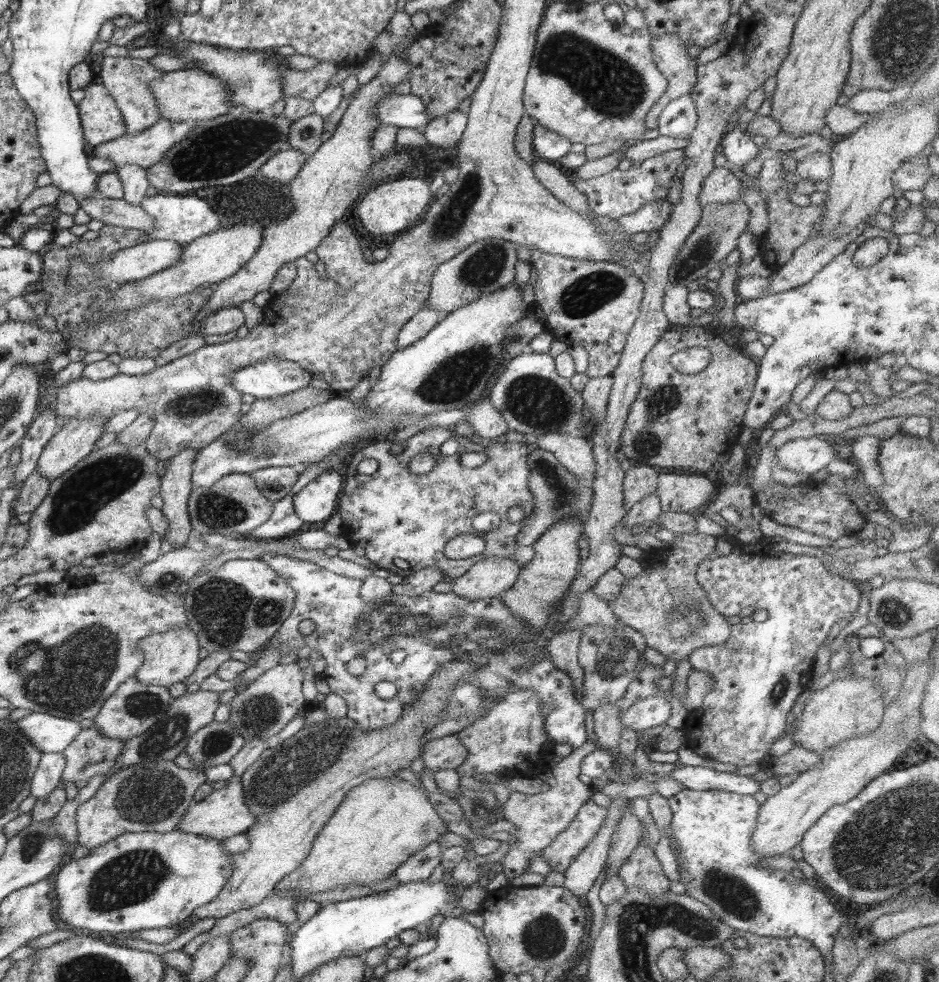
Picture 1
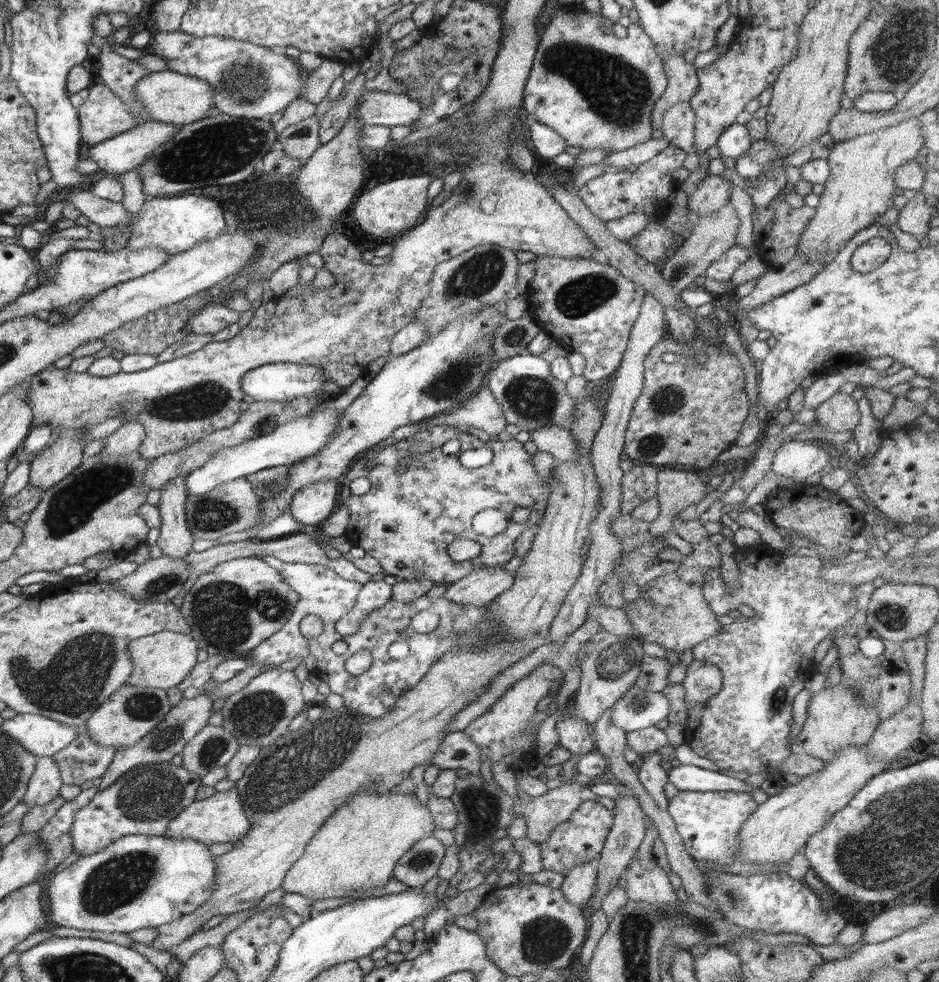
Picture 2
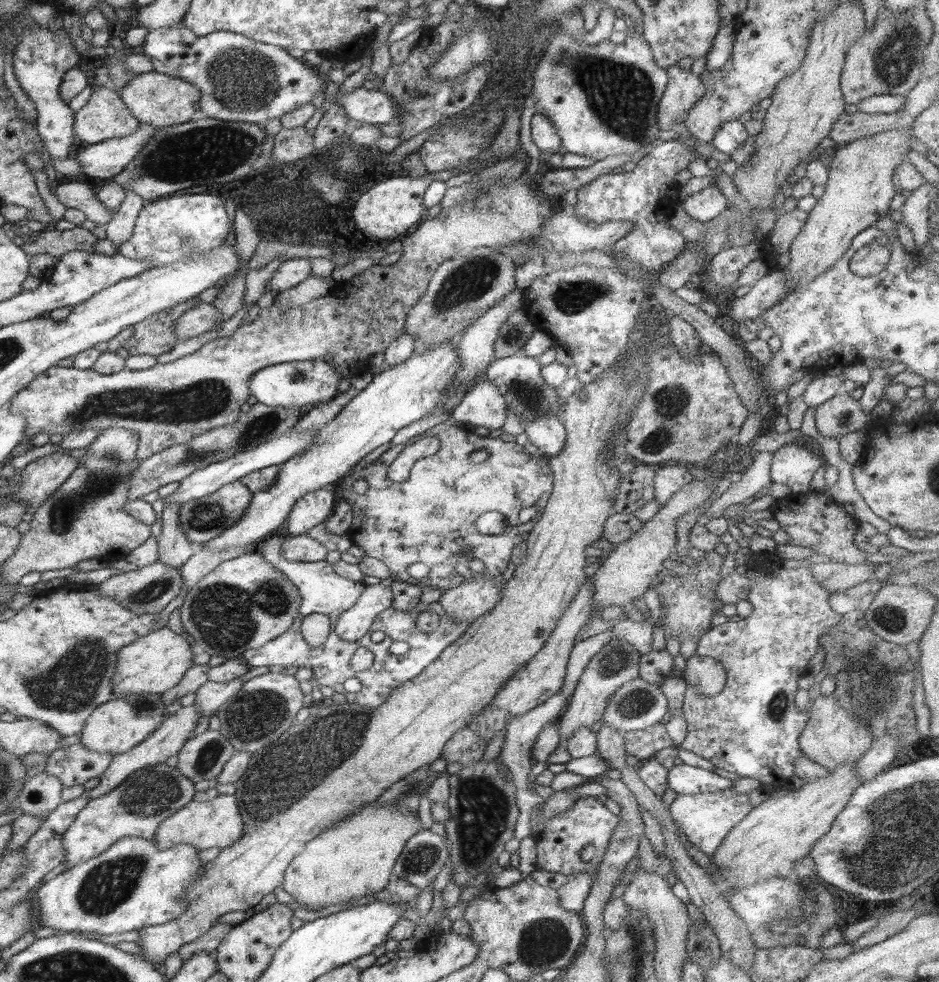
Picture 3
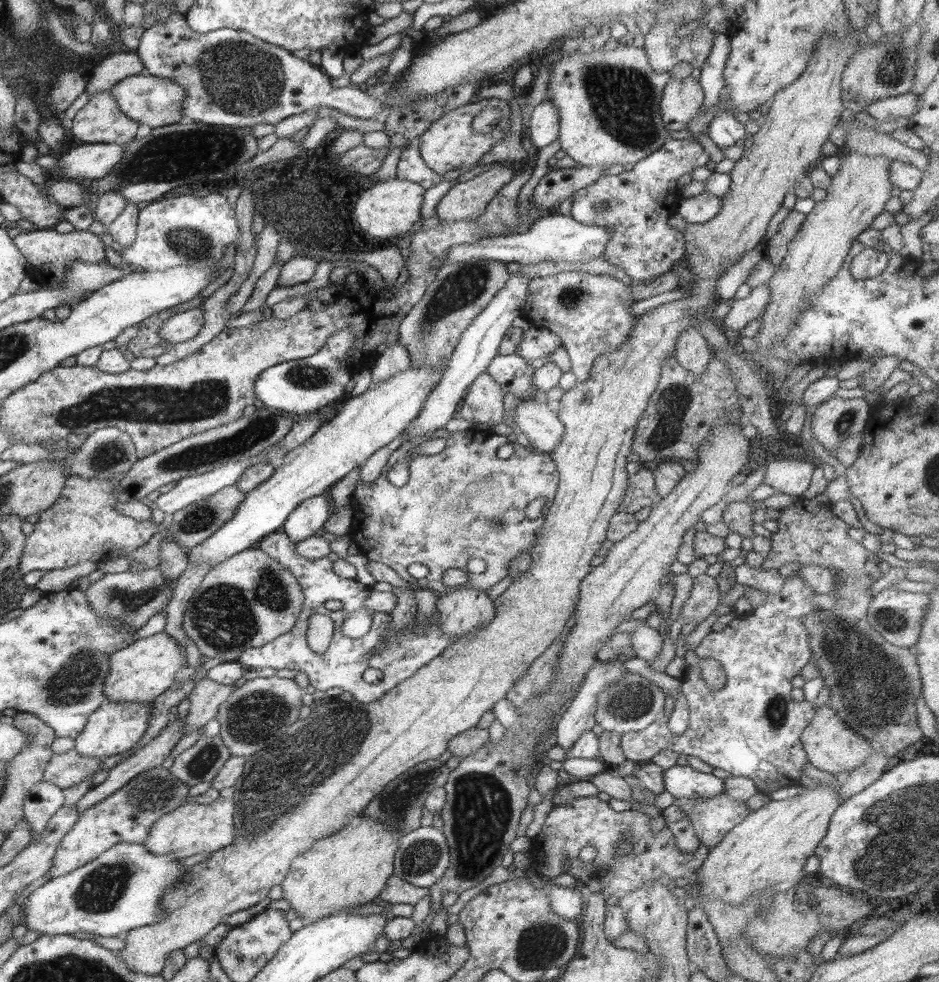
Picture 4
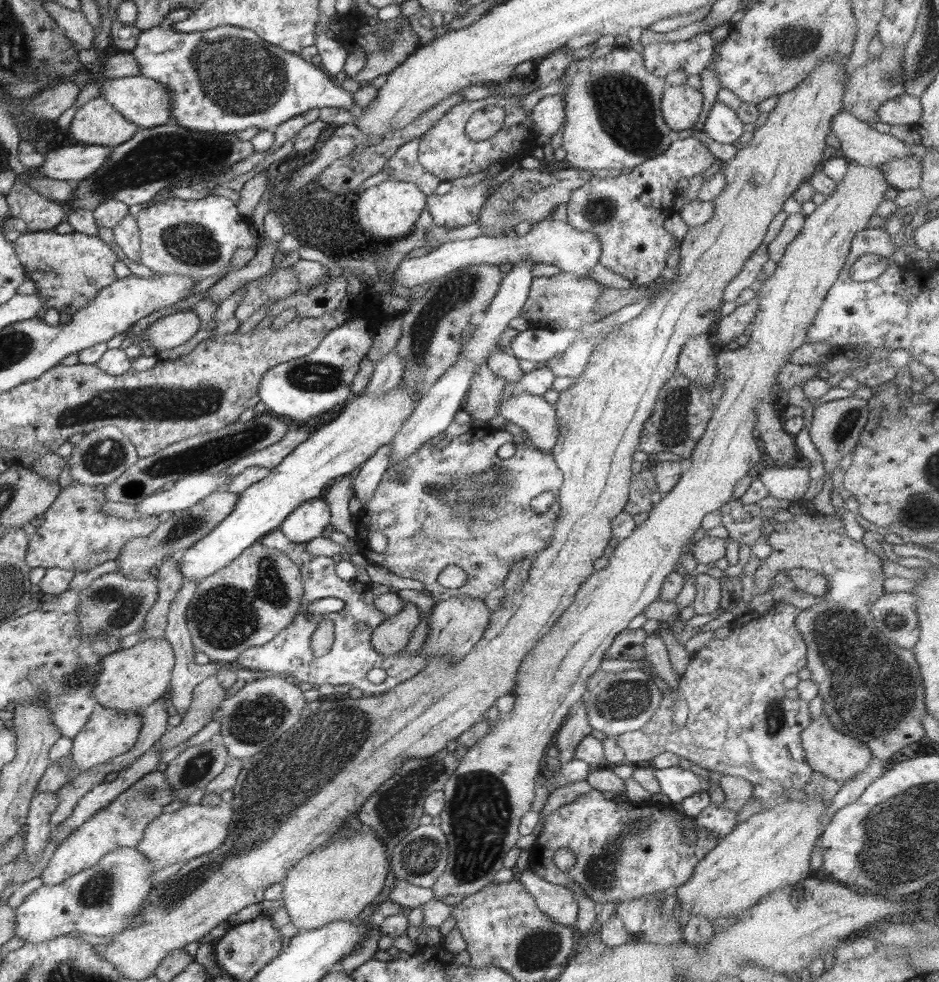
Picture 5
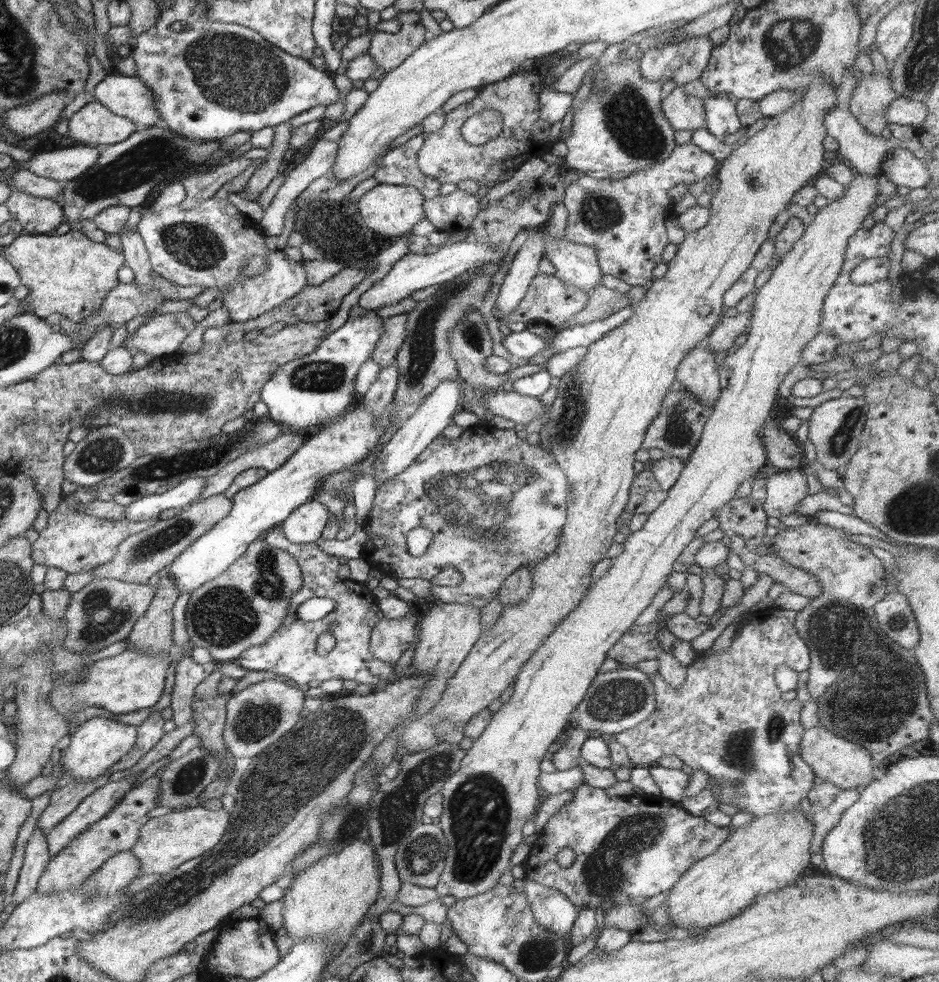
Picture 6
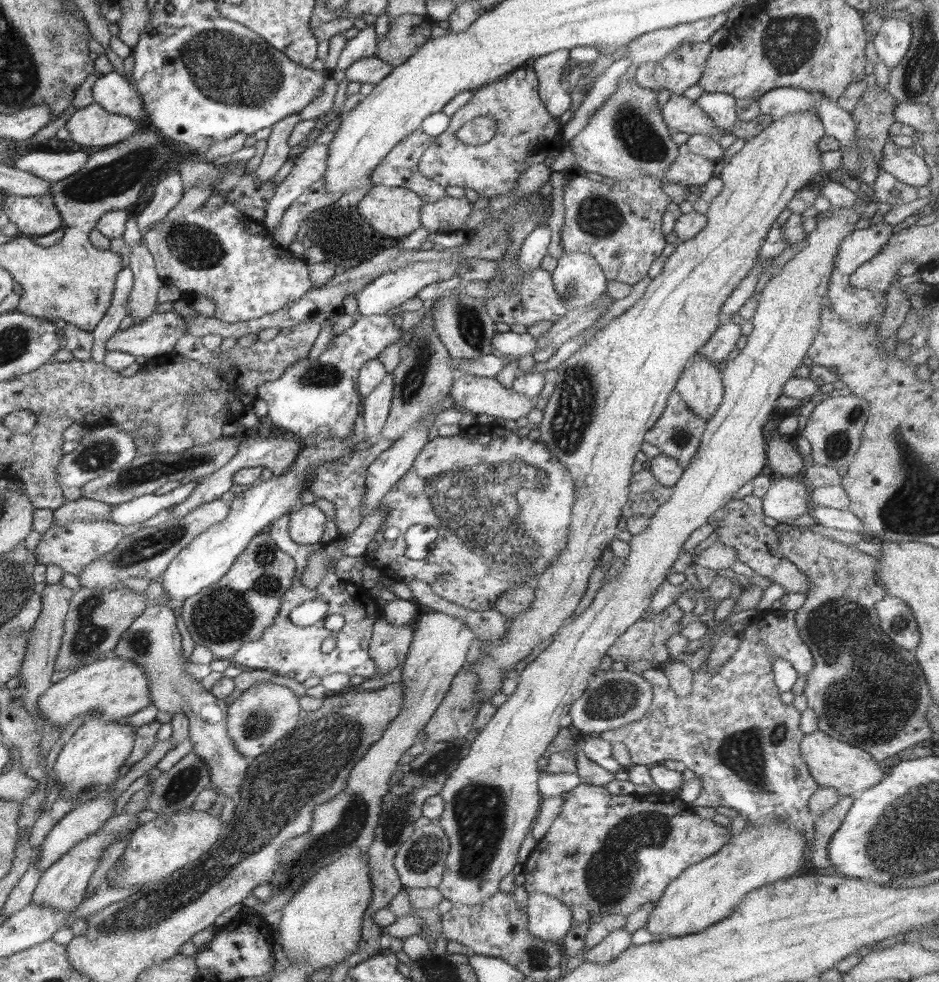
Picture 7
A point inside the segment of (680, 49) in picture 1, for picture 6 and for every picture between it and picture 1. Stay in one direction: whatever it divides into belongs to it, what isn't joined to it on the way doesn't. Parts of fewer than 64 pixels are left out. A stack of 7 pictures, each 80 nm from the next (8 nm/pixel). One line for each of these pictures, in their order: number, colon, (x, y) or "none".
2: (683, 84)
3: (684, 88)
4: (682, 99)
5: (681, 106)
6: (684, 112)

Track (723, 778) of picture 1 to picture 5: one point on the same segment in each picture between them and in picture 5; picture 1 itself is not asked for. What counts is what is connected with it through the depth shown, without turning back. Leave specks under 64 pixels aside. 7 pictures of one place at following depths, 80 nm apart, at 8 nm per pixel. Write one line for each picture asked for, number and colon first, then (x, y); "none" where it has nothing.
2: (686, 778)
3: (685, 779)
4: (680, 781)
5: (676, 783)

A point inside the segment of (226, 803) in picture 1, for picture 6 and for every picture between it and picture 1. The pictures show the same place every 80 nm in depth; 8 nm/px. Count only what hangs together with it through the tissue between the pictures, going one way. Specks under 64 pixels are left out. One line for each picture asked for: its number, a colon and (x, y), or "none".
2: (218, 819)
3: (217, 823)
4: (194, 828)
5: (194, 830)
6: (165, 842)

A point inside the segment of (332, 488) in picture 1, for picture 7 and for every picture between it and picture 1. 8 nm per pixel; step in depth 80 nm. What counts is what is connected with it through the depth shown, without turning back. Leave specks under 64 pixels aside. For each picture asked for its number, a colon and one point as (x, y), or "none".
2: (310, 506)
3: (309, 513)
4: (309, 517)
5: (309, 520)
6: (304, 526)
7: (306, 526)

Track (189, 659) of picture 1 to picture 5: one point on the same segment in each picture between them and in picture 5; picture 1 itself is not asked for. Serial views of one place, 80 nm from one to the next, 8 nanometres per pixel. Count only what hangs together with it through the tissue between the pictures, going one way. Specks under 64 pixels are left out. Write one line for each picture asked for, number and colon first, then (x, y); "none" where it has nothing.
2: (162, 661)
3: (155, 663)
4: (143, 670)
5: (132, 678)

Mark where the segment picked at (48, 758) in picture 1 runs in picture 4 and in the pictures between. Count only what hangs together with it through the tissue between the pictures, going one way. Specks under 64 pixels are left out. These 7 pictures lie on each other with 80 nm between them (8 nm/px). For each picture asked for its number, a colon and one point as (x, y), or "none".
2: (44, 785)
3: (40, 796)
4: (44, 799)

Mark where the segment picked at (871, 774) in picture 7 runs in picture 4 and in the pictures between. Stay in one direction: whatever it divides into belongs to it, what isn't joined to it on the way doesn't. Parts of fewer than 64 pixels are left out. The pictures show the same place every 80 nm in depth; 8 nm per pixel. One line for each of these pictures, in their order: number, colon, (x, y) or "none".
4: (830, 745)
5: (829, 752)
6: (835, 760)

